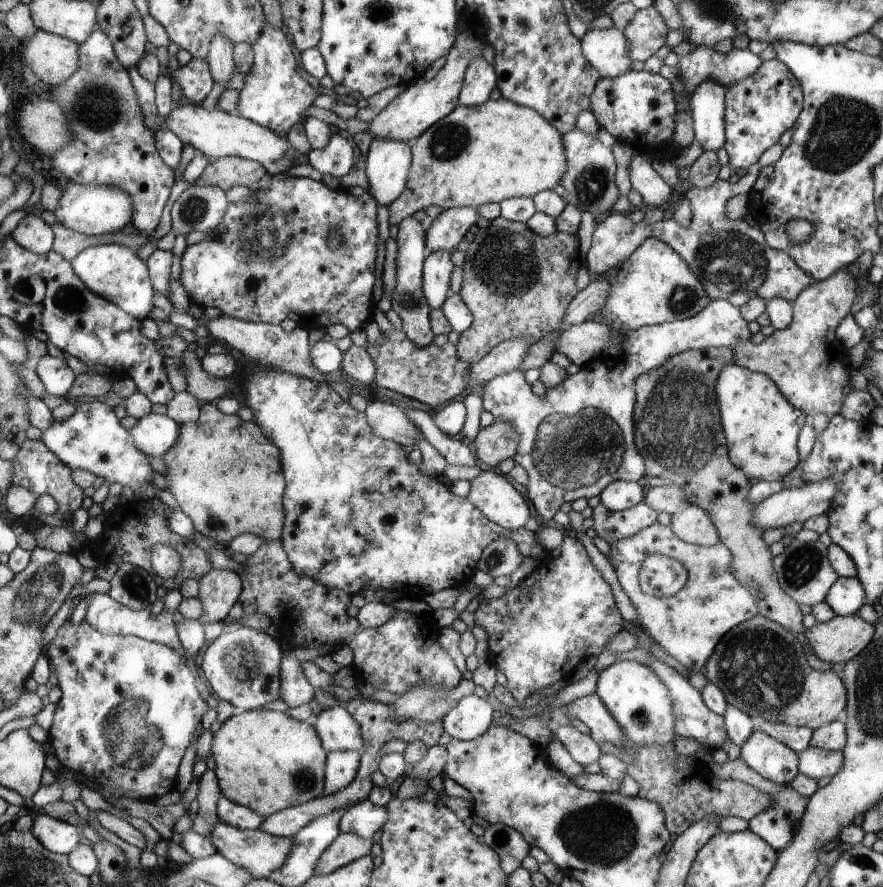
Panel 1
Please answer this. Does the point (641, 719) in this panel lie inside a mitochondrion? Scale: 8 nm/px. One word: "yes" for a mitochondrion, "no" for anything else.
yes

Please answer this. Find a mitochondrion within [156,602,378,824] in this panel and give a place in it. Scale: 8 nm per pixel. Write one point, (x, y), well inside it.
(242, 664)

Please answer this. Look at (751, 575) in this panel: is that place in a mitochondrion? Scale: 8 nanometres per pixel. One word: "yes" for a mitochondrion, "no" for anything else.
no

